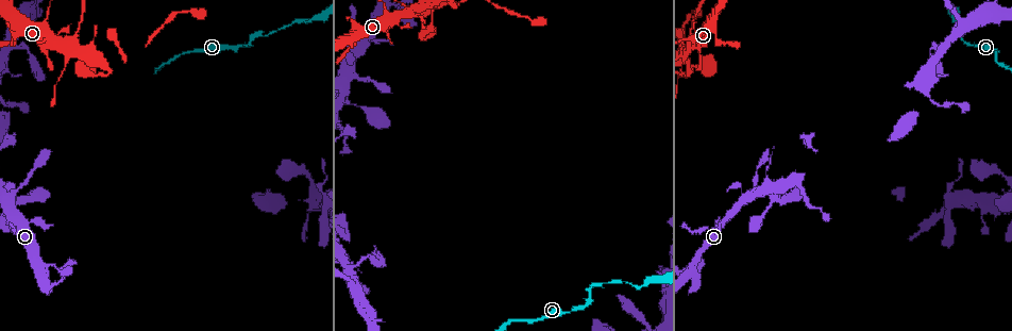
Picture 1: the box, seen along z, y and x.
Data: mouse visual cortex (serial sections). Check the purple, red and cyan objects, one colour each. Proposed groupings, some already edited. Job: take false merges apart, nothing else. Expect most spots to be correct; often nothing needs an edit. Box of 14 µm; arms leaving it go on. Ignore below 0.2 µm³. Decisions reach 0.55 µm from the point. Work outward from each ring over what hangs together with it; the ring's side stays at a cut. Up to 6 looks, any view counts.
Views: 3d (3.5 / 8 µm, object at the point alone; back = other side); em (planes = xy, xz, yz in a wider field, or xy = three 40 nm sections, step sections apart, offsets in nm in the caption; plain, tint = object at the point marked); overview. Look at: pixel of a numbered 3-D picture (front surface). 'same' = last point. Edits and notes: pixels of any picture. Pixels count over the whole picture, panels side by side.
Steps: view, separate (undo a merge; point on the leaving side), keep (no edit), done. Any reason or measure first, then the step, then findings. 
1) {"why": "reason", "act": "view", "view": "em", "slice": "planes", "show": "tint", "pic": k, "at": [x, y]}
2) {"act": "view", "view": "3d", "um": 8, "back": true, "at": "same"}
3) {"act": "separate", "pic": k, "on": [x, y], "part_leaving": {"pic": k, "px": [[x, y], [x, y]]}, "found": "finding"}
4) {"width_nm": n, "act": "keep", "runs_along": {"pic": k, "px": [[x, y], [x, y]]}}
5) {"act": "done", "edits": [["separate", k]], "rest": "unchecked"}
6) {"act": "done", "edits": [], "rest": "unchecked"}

{"why": "narrows sharply", "act": "view", "view": "3d", "um": 3.5, "pic": 1, "at": [588, 296]}

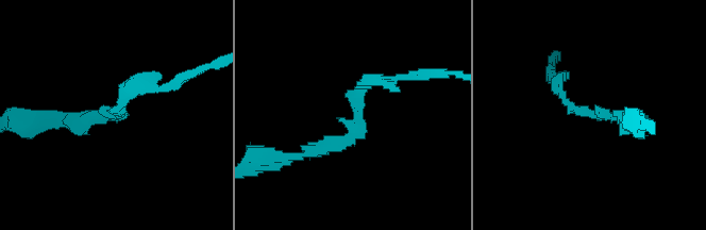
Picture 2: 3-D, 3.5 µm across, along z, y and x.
{"act": "view", "view": "em", "slice": "planes", "show": "tint", "pic": 2, "at": [591, 113]}

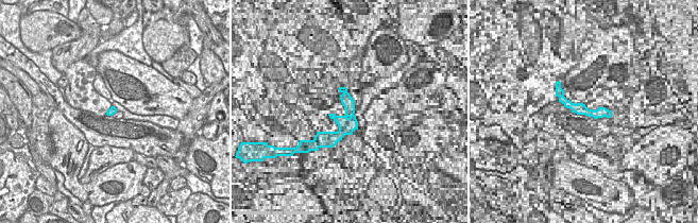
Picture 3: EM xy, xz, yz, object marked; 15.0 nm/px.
{"why": "cut it another way", "act": "view", "view": "em", "slice": "xy", "step": 3, "show": "tint", "at": "same"}

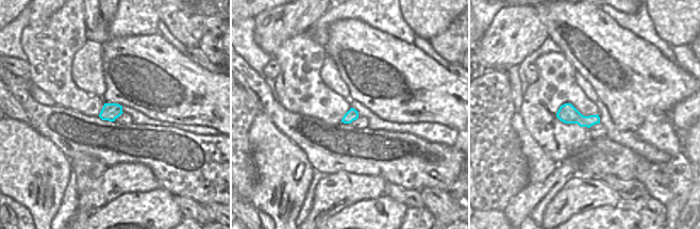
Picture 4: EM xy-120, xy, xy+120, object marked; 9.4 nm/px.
{"act": "keep", "runs_along": {"pic": 2, "px": [[307, 151], [356, 132], [369, 80], [396, 80]]}, "found": "one cell here"}

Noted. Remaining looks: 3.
{"why": "four or more arms meet", "act": "view", "view": "3d", "um": 3.5, "pic": 1, "at": [409, 12]}

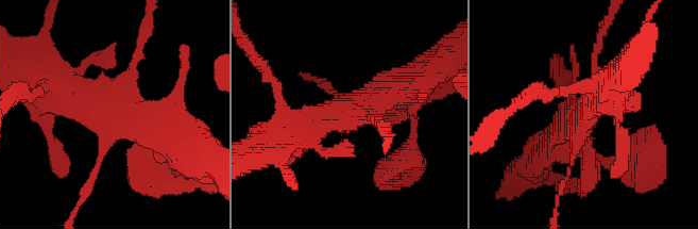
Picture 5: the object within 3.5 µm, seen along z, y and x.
{"arms": 4, "act": "keep", "runs_along": {"pic": 5, "px": [[44, 88], [145, 117], [165, 134]]}, "found": "all the same cell"}

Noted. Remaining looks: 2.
{"act": "view", "view": "3d", "um": 3.5, "back": true, "pic": 1, "at": [353, 104]}

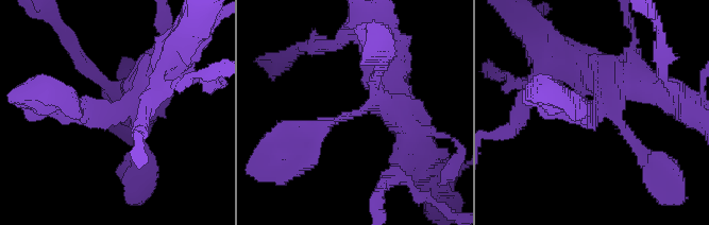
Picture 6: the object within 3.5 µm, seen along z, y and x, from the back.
{"arm_widths_nm": [300, 500], "act": "view", "view": "em", "slice": "planes", "show": "tint", "pic": 6, "at": [593, 110]}

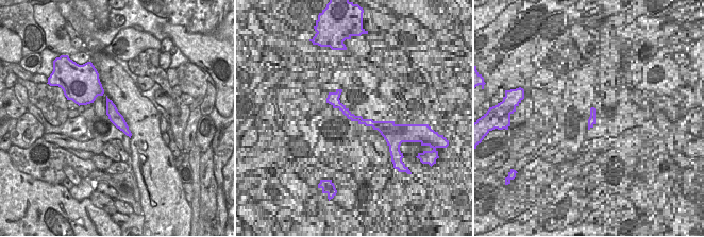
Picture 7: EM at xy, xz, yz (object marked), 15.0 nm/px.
{"act": "keep", "found": "one cell here"}

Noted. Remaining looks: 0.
{"act": "done", "edits": [], "rest": "unchecked"}

